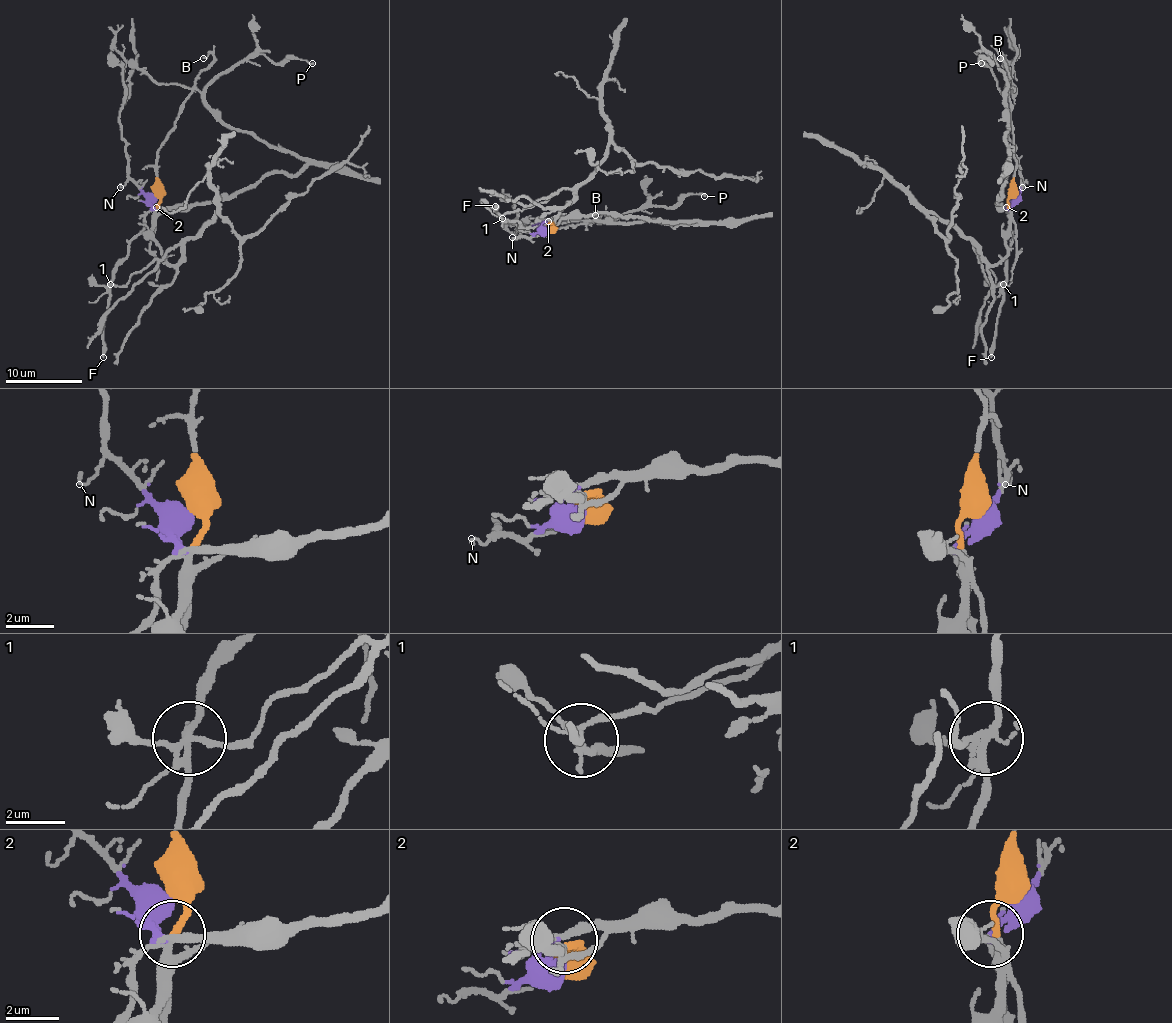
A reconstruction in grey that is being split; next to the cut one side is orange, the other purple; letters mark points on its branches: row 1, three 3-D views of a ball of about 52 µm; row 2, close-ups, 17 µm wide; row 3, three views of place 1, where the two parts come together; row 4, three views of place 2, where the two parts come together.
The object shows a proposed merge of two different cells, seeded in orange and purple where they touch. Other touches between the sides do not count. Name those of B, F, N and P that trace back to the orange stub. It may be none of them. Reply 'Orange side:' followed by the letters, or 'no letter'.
Orange side: B

